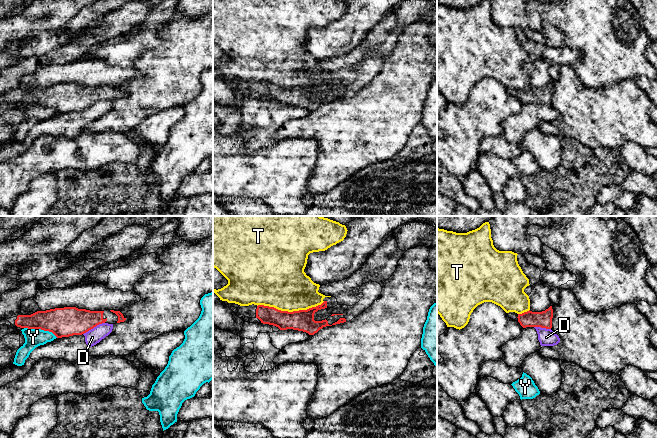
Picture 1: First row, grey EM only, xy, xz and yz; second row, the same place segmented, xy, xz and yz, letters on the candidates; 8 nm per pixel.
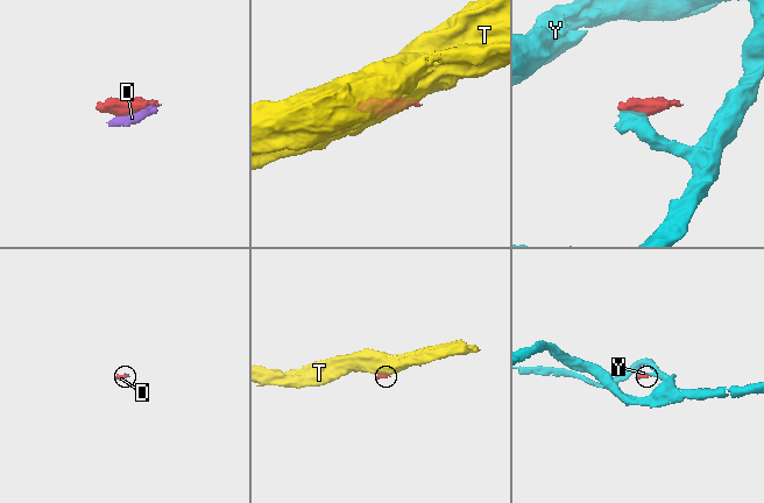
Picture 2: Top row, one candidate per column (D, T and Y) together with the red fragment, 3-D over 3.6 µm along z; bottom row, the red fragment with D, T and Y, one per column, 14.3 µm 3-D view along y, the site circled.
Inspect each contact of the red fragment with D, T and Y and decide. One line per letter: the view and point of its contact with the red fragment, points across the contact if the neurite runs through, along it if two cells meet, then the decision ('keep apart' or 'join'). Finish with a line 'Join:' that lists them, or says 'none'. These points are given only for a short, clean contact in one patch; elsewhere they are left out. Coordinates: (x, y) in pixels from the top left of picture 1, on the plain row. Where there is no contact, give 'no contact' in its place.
D: contact xy (93, 103); keep apart
T: contact xz (290, 88); keep apart
Y: contact xy (41, 105); border xy (24, 103), (48, 106), (57, 113); keep apart
Join: none

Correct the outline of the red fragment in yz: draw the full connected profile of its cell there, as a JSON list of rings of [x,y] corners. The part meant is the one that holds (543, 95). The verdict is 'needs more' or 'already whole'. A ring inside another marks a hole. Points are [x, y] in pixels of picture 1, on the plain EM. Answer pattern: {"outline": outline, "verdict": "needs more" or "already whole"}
{"outline": [[[550,82],[548,85],[542,88],[532,88],[527,87],[522,90],[517,90],[515,88],[507,89],[509,94],[515,96],[518,95],[518,98],[523,104],[526,103],[541,103],[546,105],[552,104],[552,94],[553,94],[553,85]]], "verdict": "needs more"}

